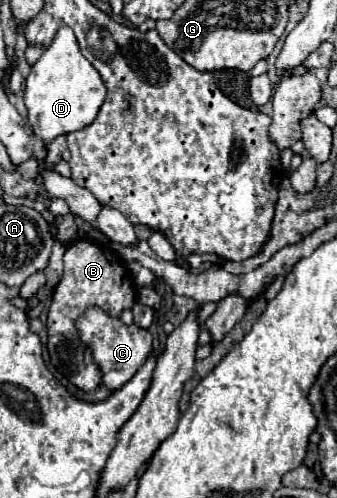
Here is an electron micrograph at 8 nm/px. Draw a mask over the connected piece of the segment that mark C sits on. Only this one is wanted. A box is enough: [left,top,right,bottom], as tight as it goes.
[75,307,153,391]

